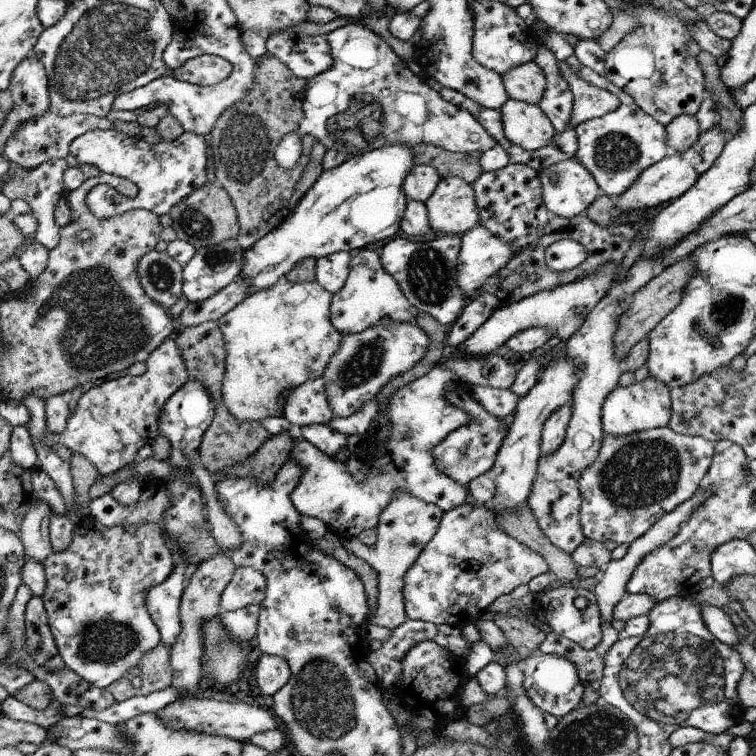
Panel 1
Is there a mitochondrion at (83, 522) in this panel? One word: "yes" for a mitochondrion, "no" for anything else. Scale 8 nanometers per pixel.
no

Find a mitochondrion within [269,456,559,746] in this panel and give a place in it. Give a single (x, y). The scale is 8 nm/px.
(322, 701)

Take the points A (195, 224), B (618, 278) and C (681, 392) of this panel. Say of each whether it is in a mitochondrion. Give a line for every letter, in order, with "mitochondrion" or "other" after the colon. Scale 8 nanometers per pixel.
A: mitochondrion
B: other
C: other

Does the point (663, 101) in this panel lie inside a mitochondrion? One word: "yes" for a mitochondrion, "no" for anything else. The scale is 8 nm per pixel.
no

